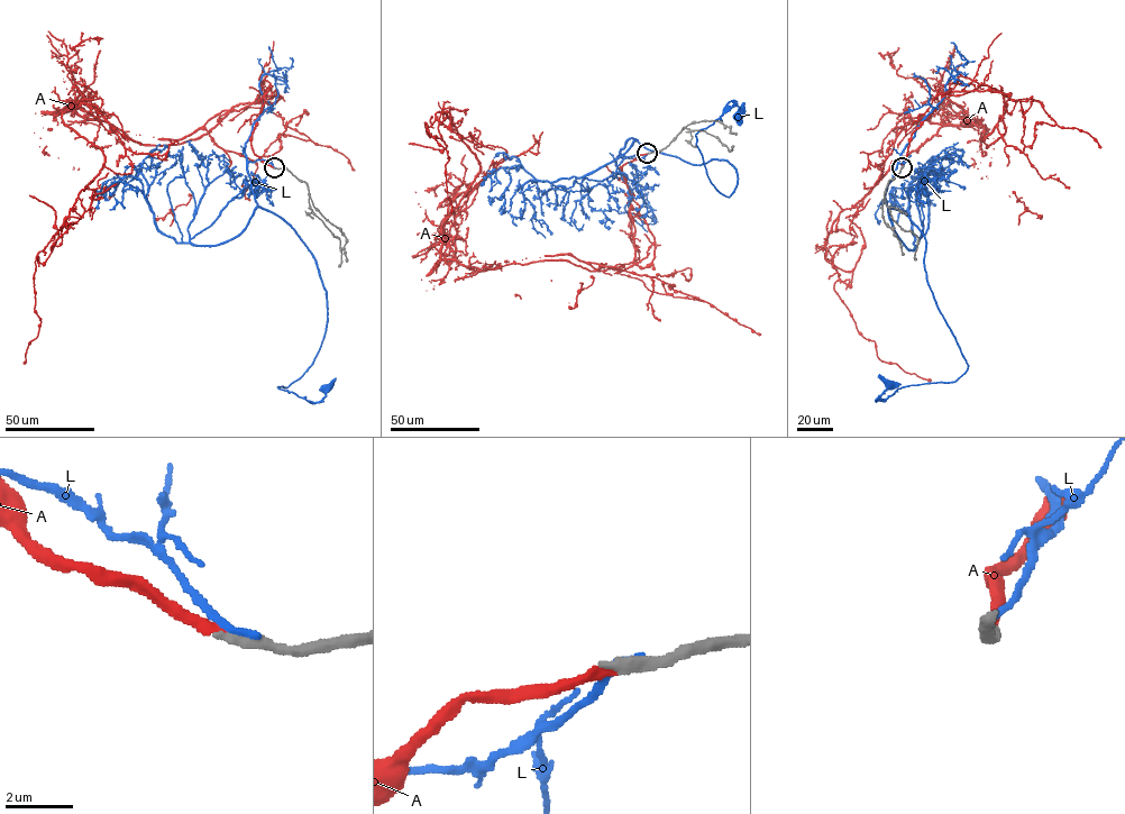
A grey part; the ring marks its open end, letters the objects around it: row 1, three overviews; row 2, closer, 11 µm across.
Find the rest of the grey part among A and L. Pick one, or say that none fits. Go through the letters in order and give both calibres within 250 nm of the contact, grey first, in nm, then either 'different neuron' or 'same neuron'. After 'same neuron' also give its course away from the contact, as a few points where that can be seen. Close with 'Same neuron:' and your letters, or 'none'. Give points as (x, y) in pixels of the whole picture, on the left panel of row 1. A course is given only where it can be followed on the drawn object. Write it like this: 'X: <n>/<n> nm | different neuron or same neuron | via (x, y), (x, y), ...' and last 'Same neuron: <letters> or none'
A: 360/280 nm | same neuron | via (274, 167), (252, 148), (261, 91), (179, 144), (60, 111), (104, 162), (36, 255), (40, 322), (24, 363)
L: 440/280 nm | different neuron
Same neuron: A

